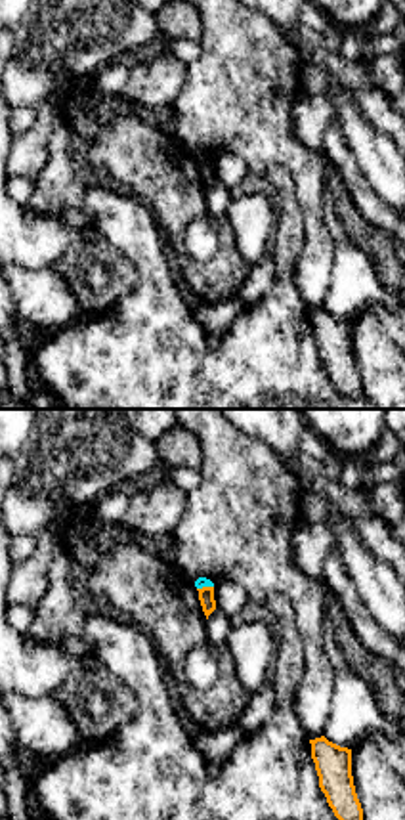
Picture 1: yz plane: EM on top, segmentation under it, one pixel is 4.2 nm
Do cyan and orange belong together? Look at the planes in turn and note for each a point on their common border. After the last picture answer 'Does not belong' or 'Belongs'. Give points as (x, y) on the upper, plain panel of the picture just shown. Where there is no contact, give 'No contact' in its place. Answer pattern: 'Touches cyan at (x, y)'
Touches cyan at (205, 157)

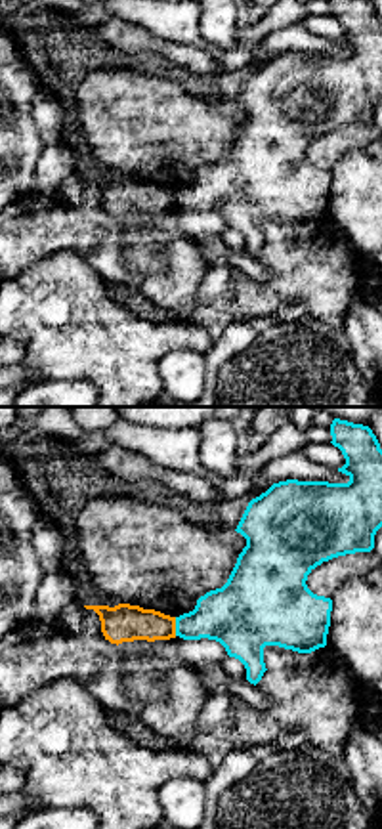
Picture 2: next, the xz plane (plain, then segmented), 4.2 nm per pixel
Touches cyan at (176, 199)

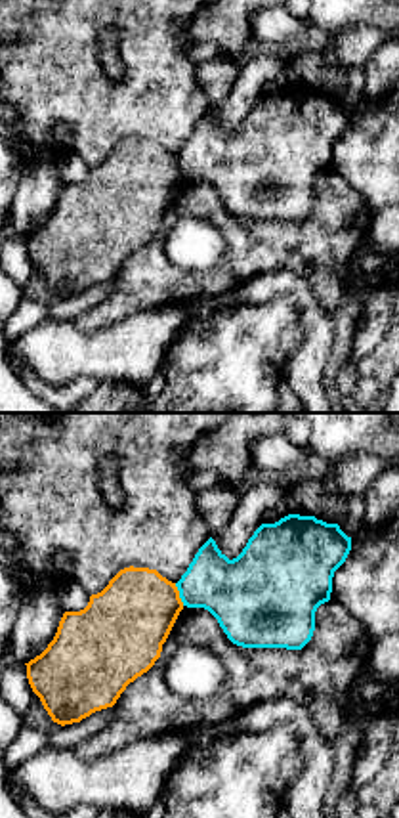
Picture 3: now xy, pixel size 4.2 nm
Touches cyan at (180, 167)

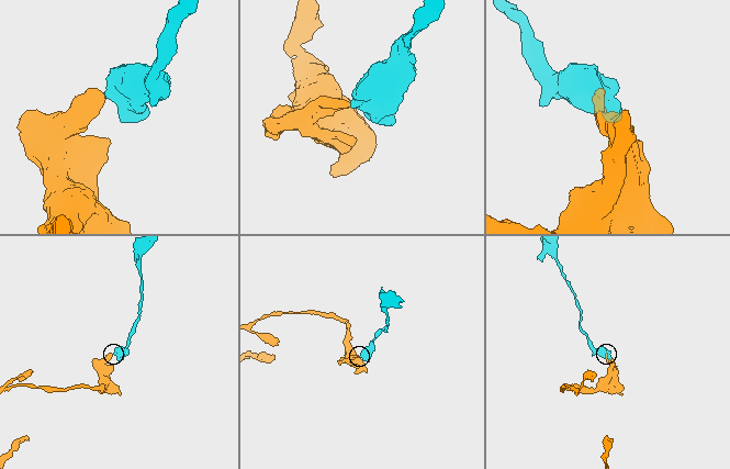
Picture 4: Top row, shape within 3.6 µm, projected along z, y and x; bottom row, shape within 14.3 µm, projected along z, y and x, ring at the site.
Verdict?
Does not belong

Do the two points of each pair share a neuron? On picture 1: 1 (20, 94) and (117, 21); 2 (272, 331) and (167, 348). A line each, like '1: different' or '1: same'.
1: same
2: same

